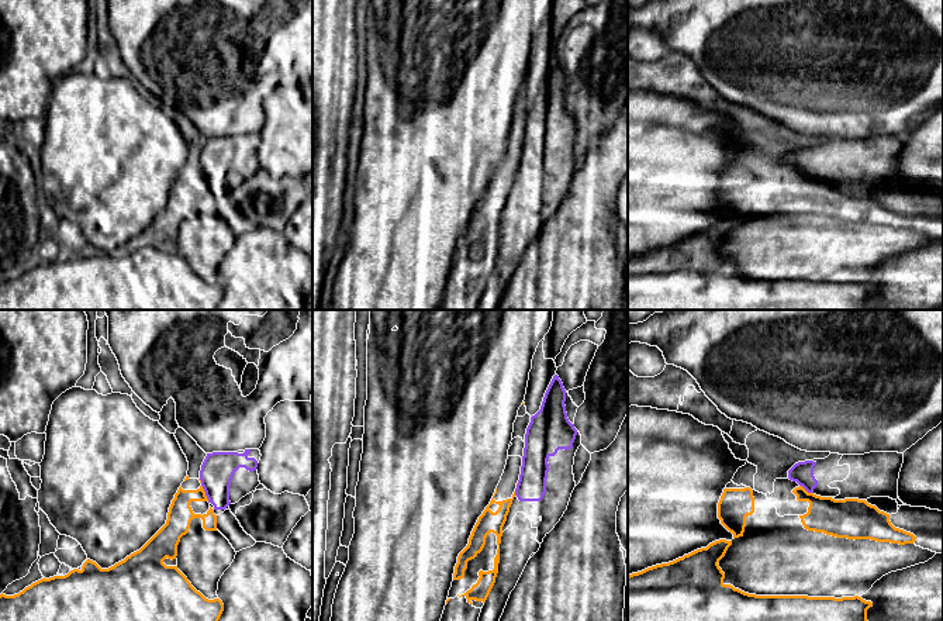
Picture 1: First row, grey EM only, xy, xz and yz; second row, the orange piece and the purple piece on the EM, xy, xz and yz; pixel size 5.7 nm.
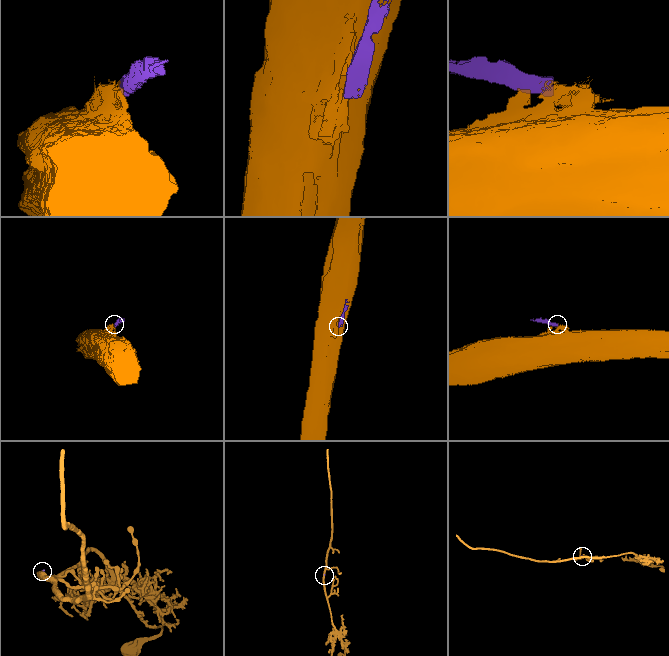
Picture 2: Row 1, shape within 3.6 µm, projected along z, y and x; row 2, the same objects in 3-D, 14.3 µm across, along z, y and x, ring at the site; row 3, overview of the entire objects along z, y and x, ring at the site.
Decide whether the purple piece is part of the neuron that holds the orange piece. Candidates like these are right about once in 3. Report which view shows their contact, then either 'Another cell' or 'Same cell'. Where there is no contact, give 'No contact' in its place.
Touches orange in xy. Another cell

